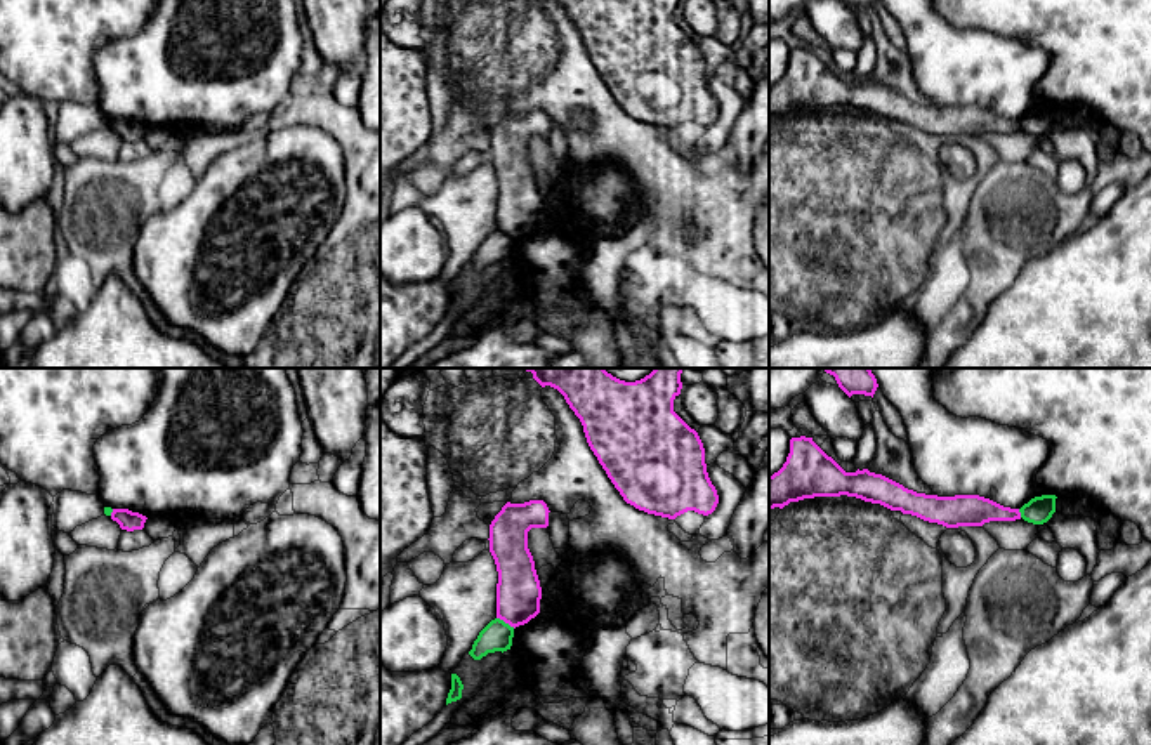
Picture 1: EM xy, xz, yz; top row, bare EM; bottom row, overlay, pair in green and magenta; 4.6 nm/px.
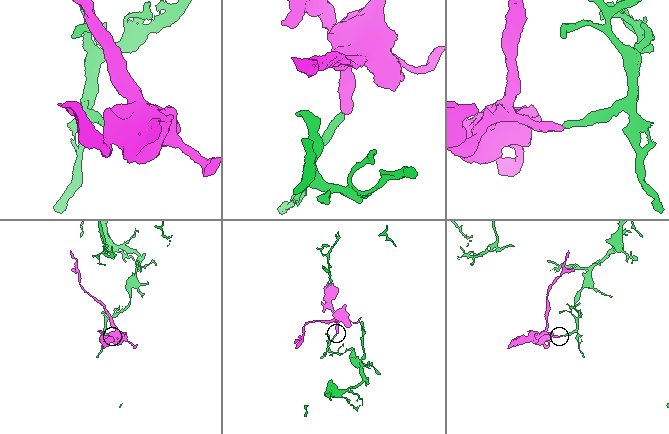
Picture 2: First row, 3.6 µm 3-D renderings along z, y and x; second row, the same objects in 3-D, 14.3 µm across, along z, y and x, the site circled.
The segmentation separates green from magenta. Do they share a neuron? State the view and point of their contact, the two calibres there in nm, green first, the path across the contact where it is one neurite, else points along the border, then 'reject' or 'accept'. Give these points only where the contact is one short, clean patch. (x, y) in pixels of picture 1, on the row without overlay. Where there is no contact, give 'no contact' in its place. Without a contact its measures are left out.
meets green in xz at (504, 233); 140 nm thick on the green side, 200 nm on the other; border along xz (497, 228), (514, 238); reject

